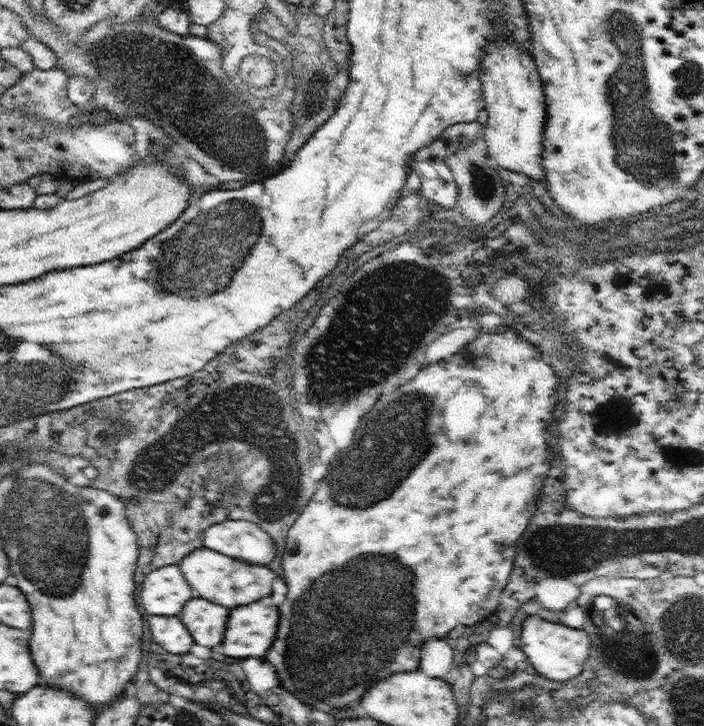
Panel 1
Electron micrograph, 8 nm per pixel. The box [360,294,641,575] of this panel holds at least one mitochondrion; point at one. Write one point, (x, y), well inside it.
(617, 424)

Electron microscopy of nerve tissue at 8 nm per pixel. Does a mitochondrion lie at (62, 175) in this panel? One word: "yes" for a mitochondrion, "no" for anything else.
no

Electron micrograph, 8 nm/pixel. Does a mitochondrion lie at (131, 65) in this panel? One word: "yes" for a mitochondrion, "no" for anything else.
yes

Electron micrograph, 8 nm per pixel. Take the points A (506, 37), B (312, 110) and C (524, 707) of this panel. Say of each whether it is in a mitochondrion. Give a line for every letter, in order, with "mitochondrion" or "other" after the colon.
A: other
B: mitochondrion
C: other

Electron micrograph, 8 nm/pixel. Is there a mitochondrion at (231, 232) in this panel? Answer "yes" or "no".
yes

